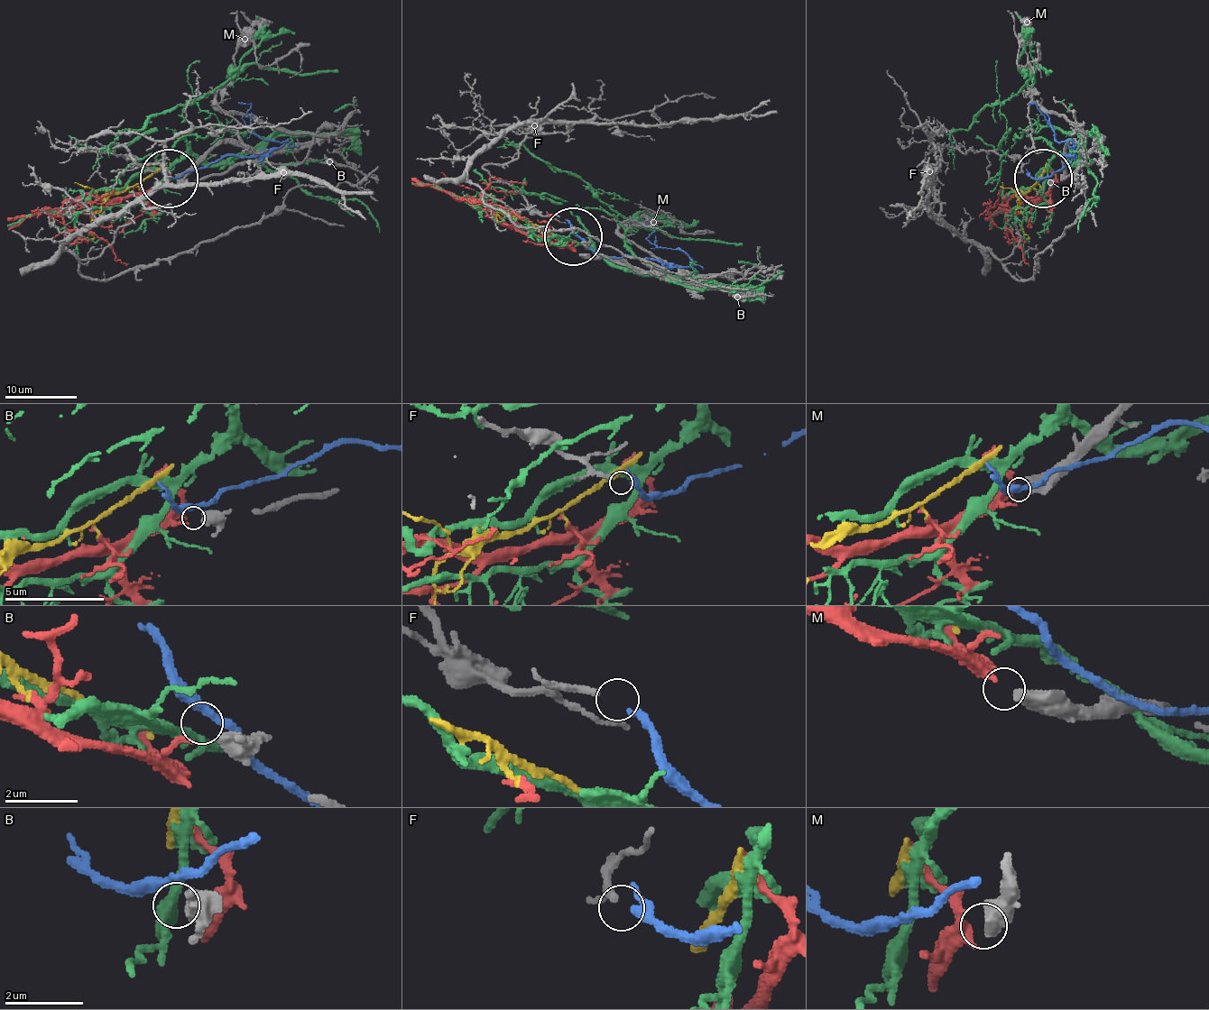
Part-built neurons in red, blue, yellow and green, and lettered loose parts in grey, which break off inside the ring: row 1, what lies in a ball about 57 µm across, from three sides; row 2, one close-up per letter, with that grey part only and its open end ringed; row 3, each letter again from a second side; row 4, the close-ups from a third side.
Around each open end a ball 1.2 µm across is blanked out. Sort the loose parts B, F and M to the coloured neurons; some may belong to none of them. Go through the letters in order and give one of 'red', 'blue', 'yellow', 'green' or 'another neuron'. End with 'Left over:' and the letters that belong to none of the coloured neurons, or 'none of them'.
B: another neuron
F: blue
M: red
Left over: B

